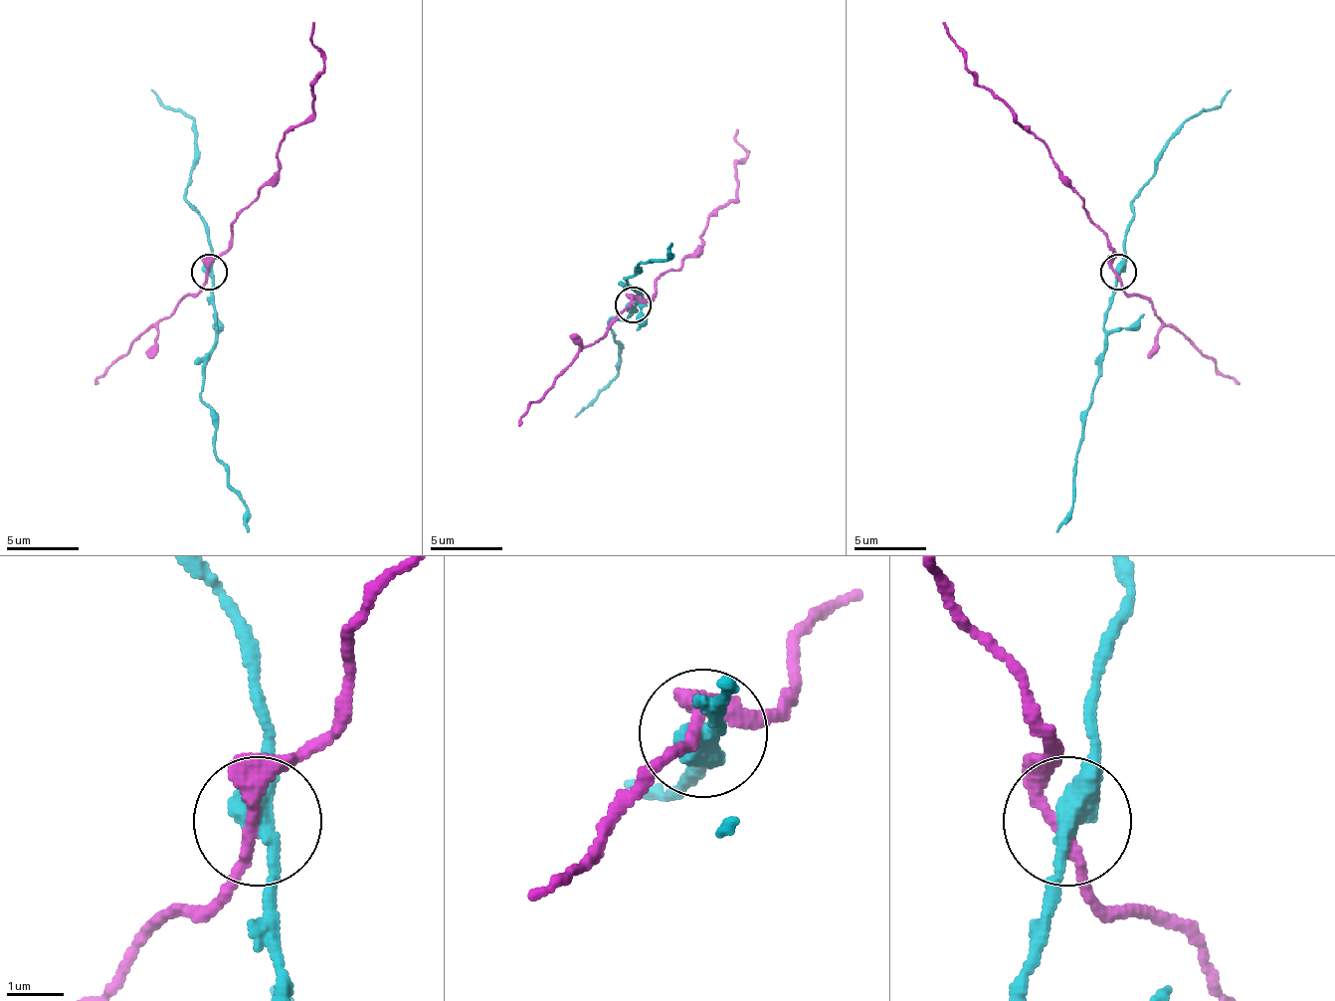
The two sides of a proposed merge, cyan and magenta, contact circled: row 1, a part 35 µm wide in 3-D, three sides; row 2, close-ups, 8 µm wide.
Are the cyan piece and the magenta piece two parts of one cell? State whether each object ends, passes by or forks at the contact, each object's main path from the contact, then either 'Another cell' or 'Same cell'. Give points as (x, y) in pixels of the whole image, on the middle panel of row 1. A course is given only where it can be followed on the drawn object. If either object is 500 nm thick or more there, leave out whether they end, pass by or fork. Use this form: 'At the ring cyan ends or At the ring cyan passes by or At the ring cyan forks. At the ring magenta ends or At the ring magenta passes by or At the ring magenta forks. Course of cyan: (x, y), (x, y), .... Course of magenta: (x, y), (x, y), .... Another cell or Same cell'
At the ring cyan passes by. At the ring magenta passes by. Course of cyan: (632, 305), (639, 291), (625, 280), (639, 269), (639, 266), (664, 262), (671, 244). Course of magenta: (632, 305), (678, 269), (700, 244), (707, 218), (736, 197), (736, 164), (747, 153), (736, 142), (736, 128). Another cell

